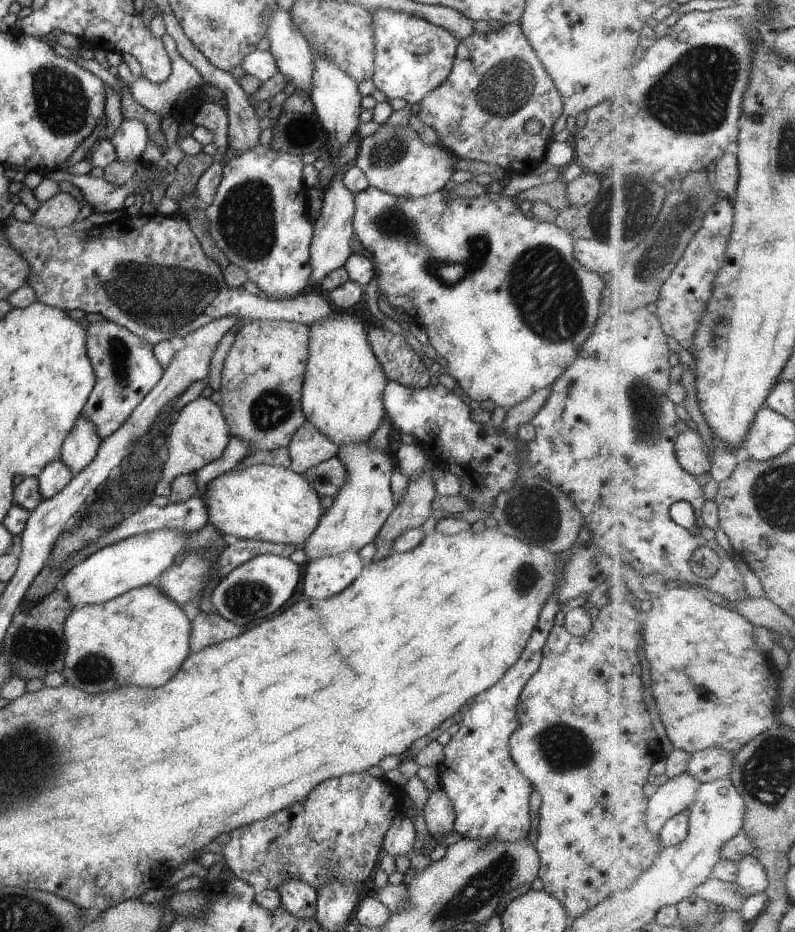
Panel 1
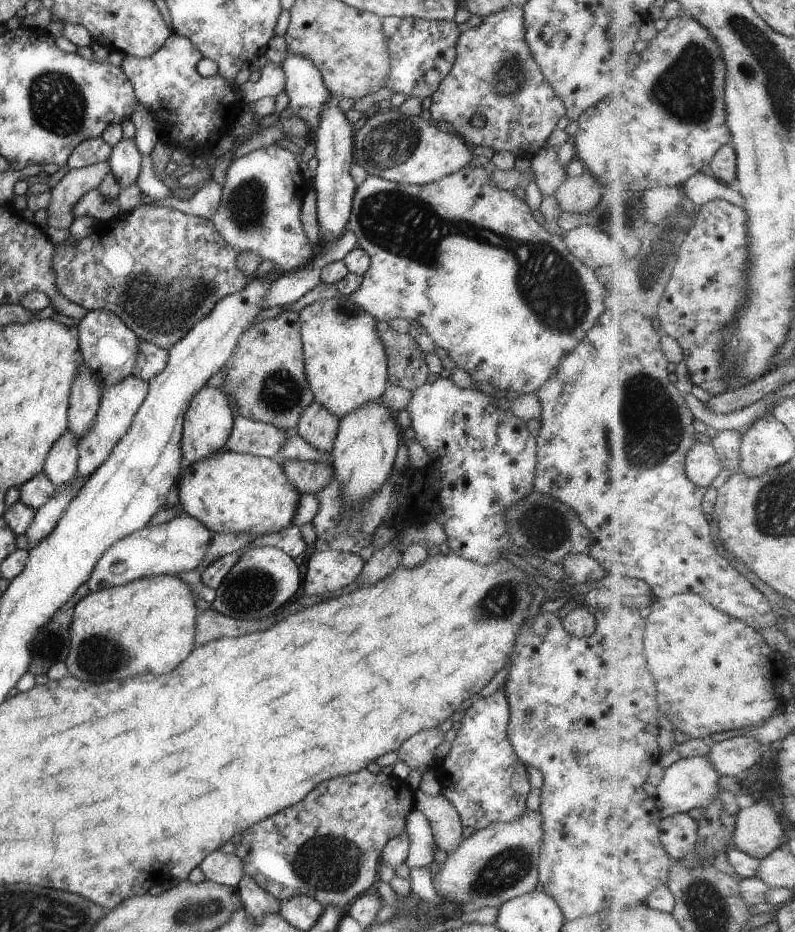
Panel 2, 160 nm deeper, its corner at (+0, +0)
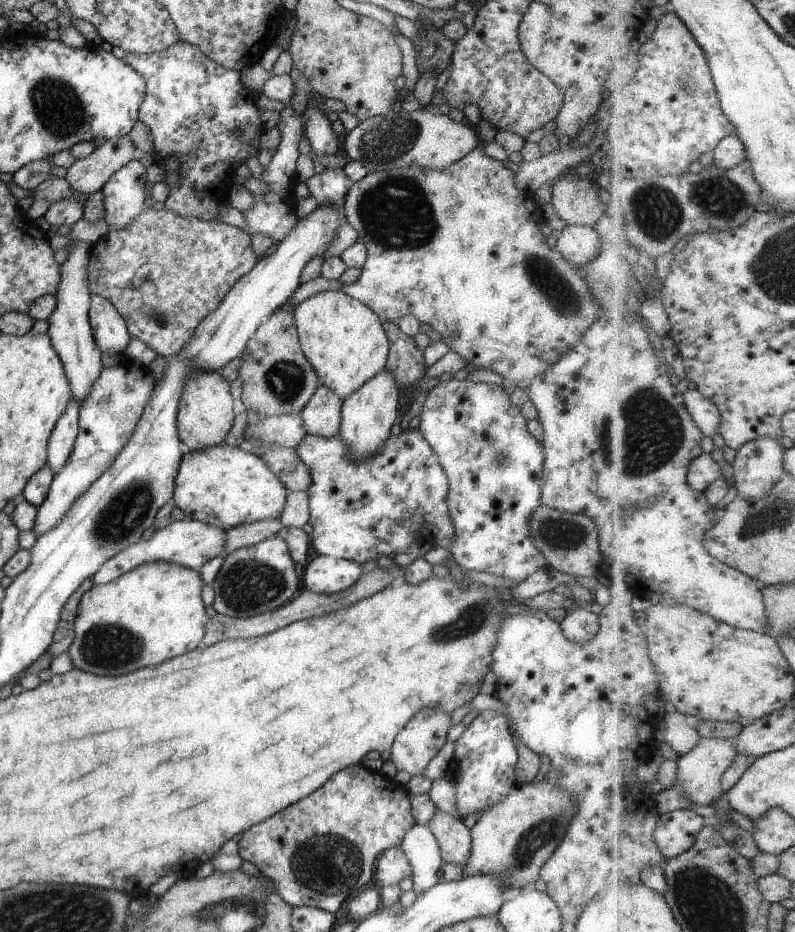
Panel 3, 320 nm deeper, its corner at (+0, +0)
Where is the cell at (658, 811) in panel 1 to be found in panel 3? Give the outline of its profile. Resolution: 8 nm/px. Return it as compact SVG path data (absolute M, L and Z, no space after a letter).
M702 737L695 750L680 758L677 783L682 786L682 789L696 805L709 806L709 804L717 802L725 795L722 787L722 778L724 772L737 758L737 755L738 750L735 739Z

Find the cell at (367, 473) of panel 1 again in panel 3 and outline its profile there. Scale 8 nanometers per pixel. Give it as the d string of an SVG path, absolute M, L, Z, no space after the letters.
M383 368L342 400L338 435L348 448L350 459L363 458L381 450L390 434L389 429L397 418L401 390L395 384L393 375Z

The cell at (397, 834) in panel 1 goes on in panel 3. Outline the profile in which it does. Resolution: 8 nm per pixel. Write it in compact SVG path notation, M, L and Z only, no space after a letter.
M400 847L385 849L375 861L371 885L378 891L383 886L395 886L406 876L412 878L412 870Z

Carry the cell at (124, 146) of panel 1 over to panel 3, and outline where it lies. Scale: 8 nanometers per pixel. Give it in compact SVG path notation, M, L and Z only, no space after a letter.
M135 159L116 170L100 188L104 219L111 229L122 229L148 204L148 184L145 167Z

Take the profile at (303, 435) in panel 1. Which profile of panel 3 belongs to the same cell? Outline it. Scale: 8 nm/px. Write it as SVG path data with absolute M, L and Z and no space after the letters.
M319 385L299 414L307 435L330 437L338 434L342 400L325 385Z

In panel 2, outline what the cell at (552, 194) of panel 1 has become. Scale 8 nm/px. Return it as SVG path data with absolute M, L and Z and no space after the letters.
M543 145L530 159L530 169L534 172L534 183L543 197L552 195L555 188L566 177L565 167L557 161L556 149Z

